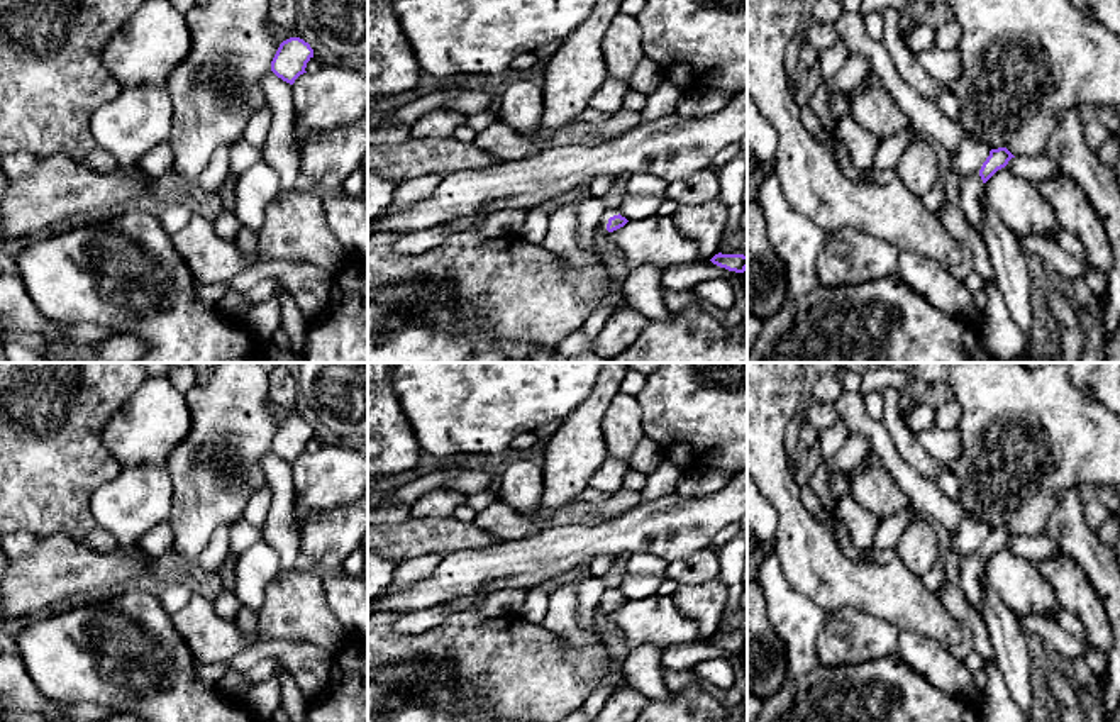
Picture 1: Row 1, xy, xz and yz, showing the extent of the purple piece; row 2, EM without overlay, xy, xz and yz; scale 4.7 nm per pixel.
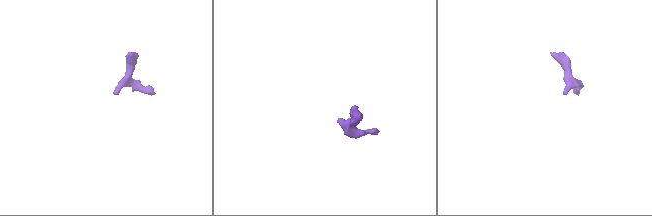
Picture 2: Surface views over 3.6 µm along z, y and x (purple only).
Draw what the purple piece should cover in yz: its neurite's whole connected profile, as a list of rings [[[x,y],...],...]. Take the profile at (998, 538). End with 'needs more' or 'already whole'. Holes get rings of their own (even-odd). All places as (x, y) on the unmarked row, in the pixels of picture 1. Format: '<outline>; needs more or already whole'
[[[1006,527],[991,529],[979,549],[983,563],[986,563],[998,549],[1005,547],[1012,537],[1015,536]]]; already whole

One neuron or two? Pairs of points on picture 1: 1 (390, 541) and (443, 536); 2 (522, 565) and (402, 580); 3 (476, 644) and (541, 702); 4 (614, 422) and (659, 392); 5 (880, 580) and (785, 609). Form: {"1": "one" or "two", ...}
{"1": "one", "2": "two", "3": "one", "4": "two", "5": "two"}

